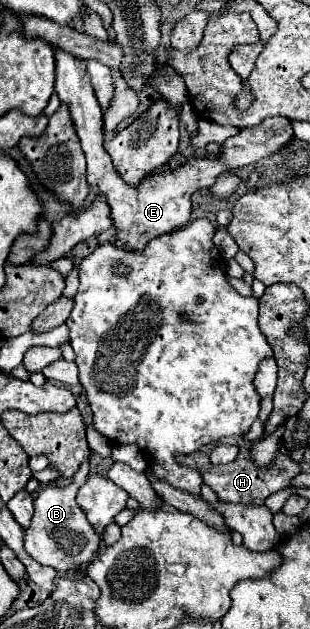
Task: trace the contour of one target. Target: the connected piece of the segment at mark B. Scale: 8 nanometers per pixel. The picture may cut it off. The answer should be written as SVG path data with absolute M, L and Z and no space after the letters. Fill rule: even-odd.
M89 459L77 471L71 485L67 487L47 485L41 489L39 497L35 499L35 515L31 519L29 529L25 531L25 551L37 563L49 565L57 571L69 571L69 569L91 563L93 557L97 555L101 537L97 531L93 531L93 525L87 521L85 513L81 513L81 507L75 501L79 487L87 481L87 473L89 473L87 469L89 469Z

